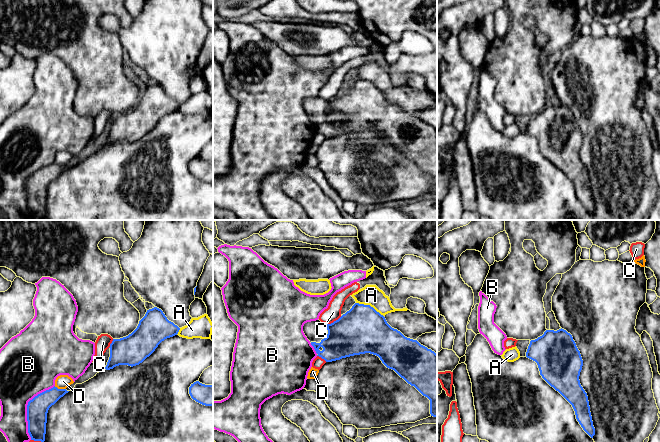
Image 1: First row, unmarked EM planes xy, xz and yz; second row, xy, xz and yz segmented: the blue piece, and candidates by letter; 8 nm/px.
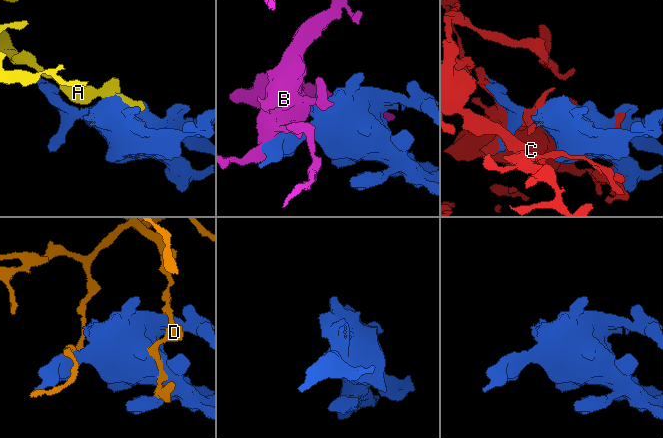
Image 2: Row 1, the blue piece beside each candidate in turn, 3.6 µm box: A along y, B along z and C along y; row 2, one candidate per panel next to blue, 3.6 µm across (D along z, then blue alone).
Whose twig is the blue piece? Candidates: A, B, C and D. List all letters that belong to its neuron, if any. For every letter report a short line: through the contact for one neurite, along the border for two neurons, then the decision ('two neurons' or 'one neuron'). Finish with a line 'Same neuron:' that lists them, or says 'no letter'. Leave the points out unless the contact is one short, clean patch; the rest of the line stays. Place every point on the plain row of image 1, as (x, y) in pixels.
A: two neurons
B: two neurons
C: two neurons
D: two neurons
Same neuron: no letter

